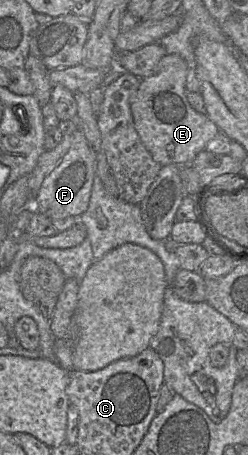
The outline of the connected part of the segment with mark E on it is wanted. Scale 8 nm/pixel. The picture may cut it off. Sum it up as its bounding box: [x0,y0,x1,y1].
[130,54,221,166]

